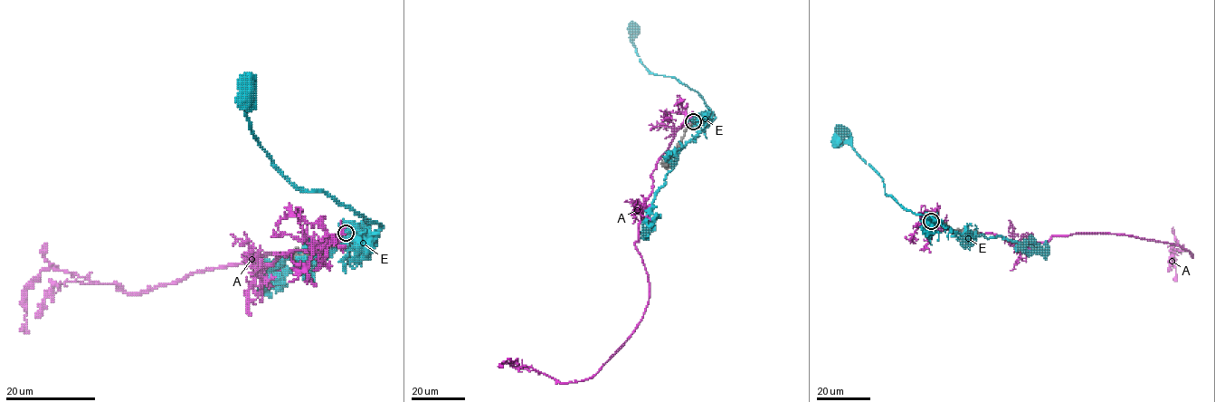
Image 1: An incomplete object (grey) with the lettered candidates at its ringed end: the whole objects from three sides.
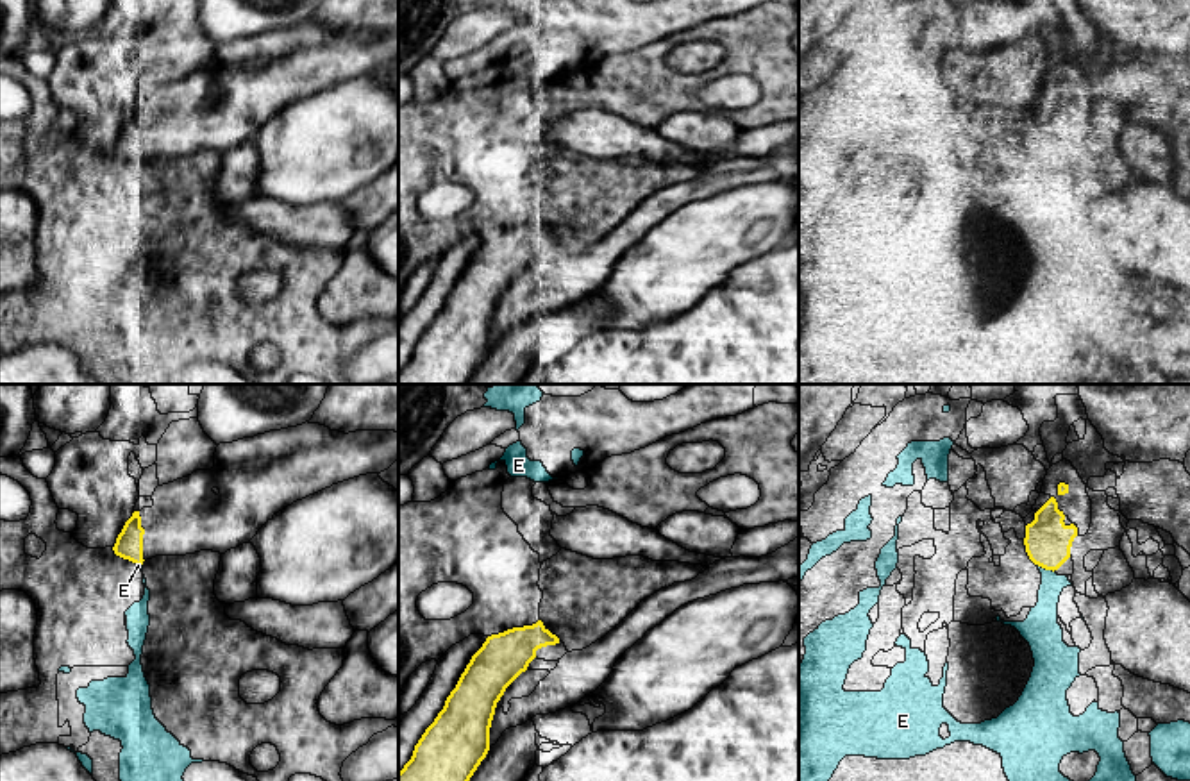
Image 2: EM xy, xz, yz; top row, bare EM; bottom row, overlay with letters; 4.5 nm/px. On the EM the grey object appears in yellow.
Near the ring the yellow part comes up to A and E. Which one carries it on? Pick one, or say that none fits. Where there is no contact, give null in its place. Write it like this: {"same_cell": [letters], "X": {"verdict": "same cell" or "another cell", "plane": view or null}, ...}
{"same_cell": [], "A": {"verdict": "another cell", "plane": null}, "E": {"verdict": "another cell", "plane": "yz"}}

